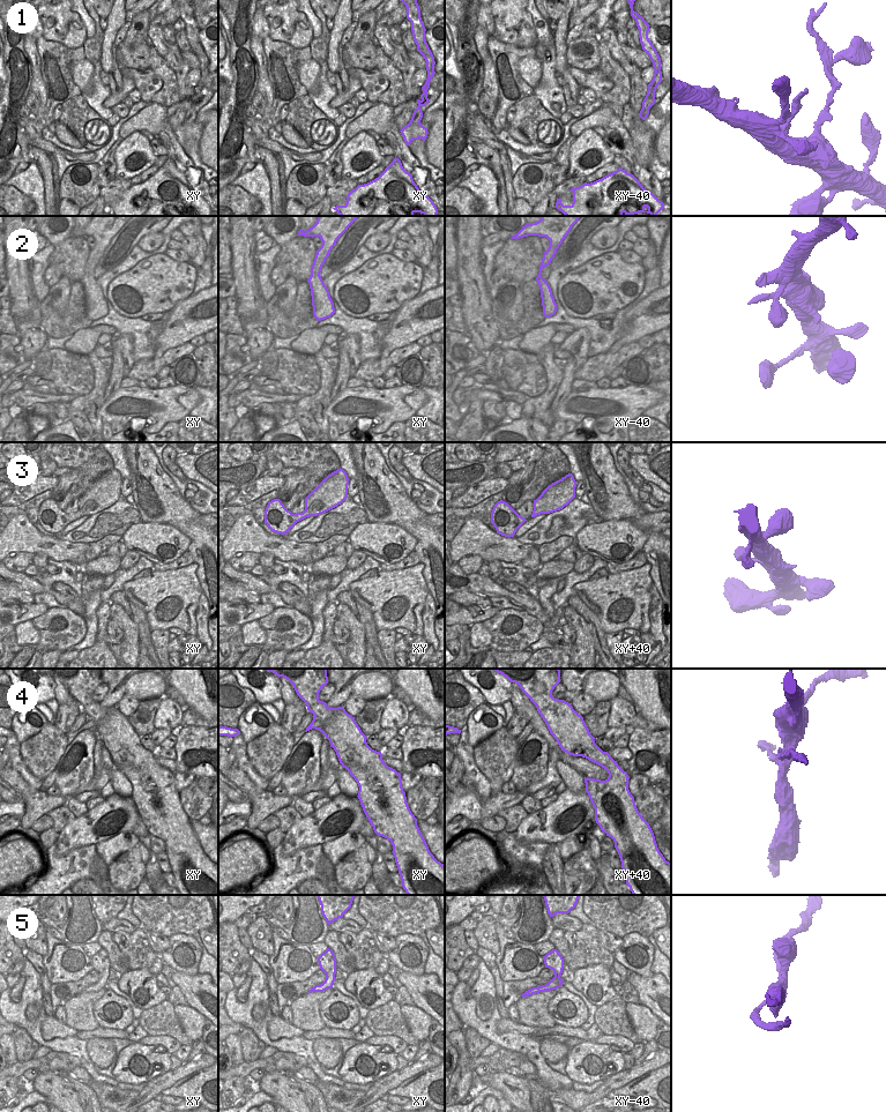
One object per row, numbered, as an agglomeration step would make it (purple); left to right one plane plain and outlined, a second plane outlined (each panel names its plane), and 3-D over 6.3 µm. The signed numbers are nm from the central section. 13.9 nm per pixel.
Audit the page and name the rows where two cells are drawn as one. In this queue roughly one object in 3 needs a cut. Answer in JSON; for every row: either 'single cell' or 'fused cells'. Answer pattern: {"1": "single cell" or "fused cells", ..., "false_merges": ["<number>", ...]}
{"1": "fused cells", "2": "single cell", "3": "single cell", "4": "fused cells", "5": "single cell", "false_merges": ["1", "4"]}

